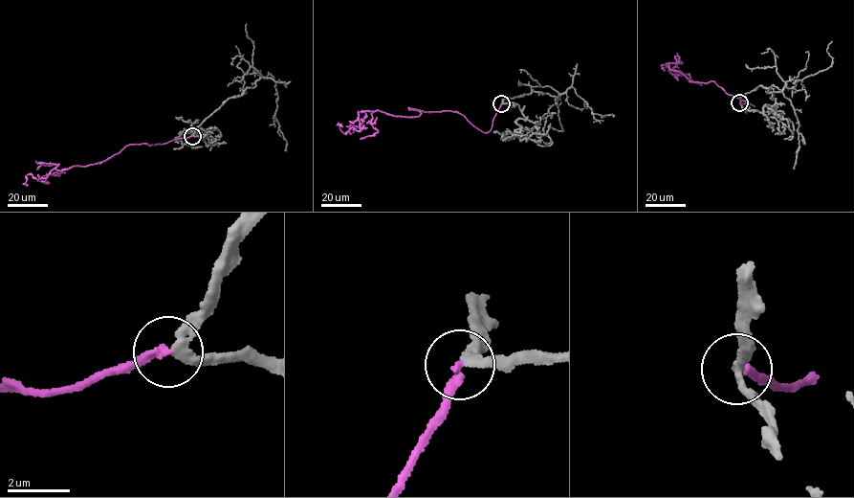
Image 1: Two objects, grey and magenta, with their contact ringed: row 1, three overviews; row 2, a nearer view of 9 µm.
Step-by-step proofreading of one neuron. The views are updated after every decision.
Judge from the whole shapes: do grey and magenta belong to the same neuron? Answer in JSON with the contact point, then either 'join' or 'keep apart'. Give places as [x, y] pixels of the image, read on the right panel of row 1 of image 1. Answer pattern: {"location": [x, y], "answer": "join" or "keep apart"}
{"location": [739, 102], "answer": "keep apart"}

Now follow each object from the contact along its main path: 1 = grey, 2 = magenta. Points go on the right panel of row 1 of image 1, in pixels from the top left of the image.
1: (740, 103), (741, 97), (757, 86), (781, 90), (786, 84), (782, 93), (799, 125), (795, 168)
2: (740, 102), (755, 106), (667, 63), (672, 75), (676, 63), (661, 65), (665, 70)

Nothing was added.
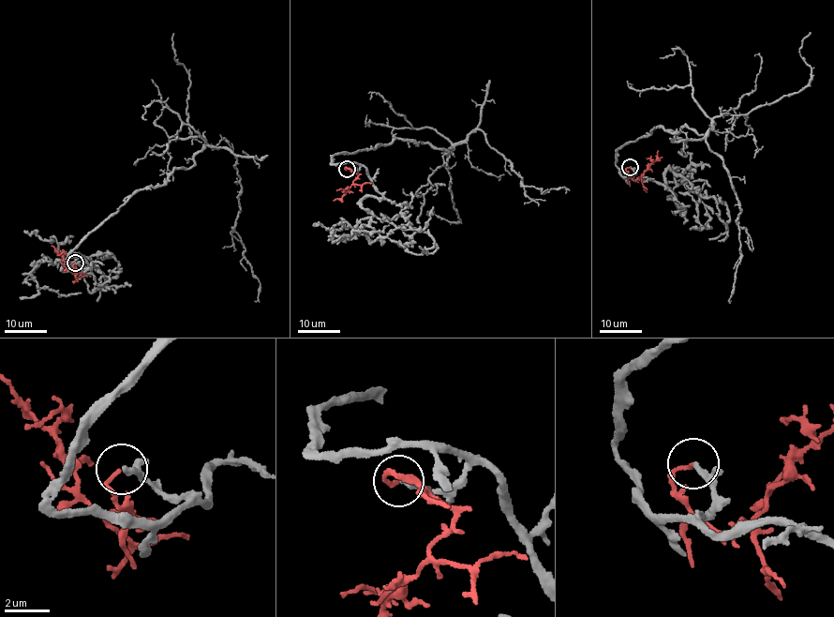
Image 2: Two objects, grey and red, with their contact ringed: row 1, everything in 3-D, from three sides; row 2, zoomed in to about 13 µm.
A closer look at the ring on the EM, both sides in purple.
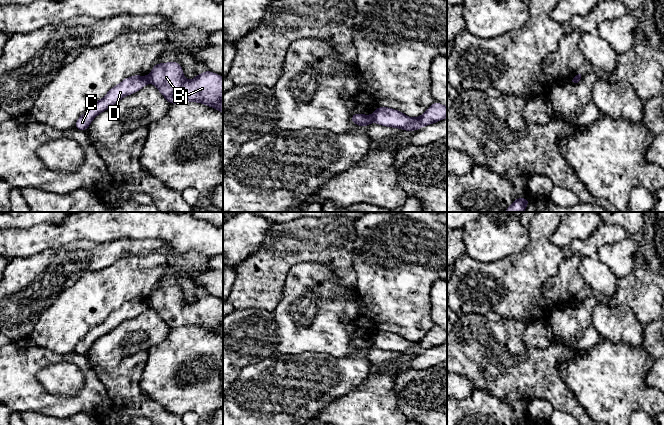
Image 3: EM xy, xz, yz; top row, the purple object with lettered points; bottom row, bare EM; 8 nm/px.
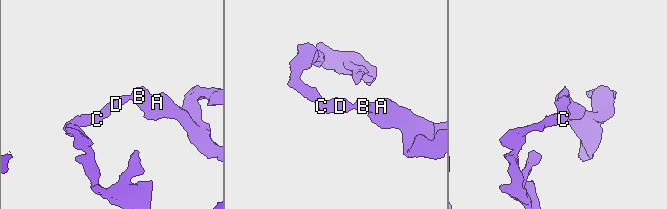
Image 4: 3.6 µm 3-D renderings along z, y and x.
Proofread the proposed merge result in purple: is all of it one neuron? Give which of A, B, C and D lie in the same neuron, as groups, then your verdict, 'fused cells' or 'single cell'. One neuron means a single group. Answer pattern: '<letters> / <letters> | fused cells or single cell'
A B / C D | fused cells

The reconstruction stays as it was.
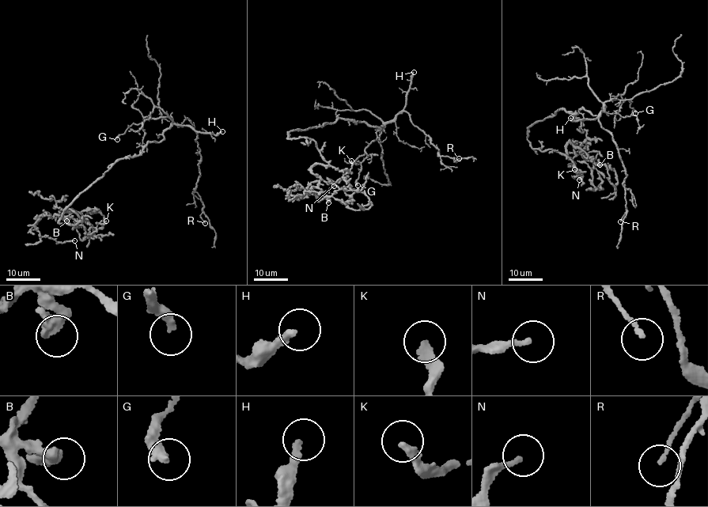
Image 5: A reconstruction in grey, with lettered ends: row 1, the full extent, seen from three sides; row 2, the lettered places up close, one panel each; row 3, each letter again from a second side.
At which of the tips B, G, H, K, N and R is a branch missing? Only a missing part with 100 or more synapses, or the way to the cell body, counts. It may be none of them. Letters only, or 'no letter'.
H

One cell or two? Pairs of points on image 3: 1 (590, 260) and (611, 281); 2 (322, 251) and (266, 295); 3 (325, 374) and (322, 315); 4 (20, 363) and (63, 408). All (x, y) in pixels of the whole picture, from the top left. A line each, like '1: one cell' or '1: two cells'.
1: one cell
2: one cell
3: two cells
4: one cell

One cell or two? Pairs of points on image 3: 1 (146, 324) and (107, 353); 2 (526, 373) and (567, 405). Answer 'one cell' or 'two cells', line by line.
1: one cell
2: one cell

